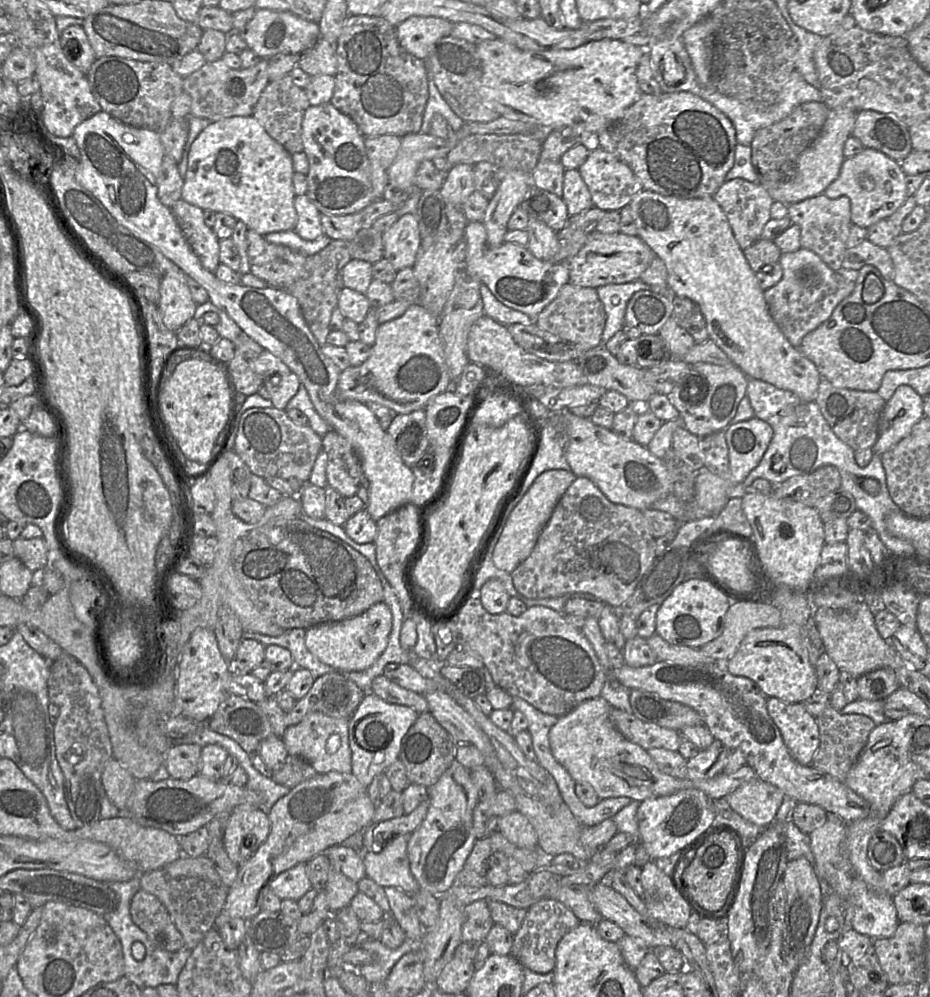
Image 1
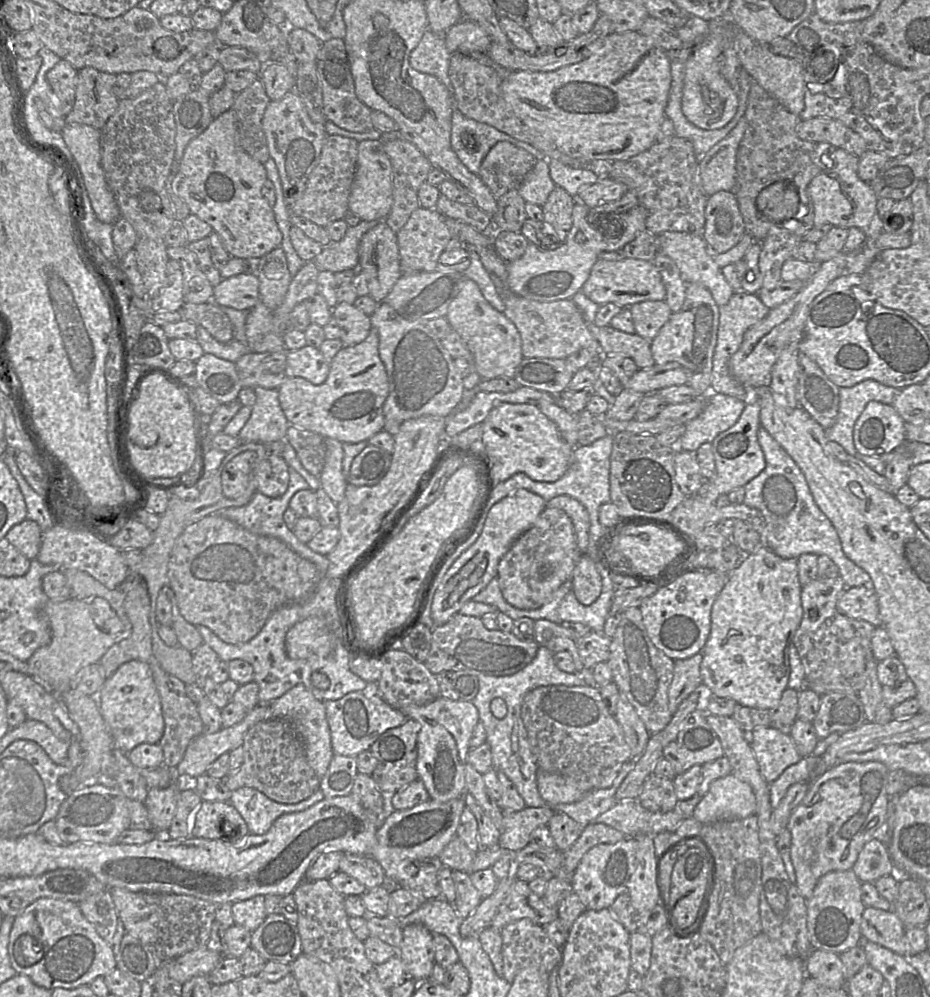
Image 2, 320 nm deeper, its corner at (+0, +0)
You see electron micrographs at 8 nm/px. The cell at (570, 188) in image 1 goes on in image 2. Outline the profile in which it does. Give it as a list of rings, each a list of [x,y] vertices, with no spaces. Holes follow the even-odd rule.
[[[556,186],[542,205],[543,221],[564,242],[573,224],[573,207],[576,197],[560,186]]]

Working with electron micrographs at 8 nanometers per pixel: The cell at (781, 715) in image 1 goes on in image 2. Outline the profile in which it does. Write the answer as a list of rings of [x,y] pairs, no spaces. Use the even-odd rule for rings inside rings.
[[[771,726],[753,730],[751,748],[766,782],[773,783],[789,766],[803,757],[789,734],[784,734]]]

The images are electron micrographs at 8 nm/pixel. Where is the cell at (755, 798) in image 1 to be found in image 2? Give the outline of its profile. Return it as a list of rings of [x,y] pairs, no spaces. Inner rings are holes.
[[[733,774],[713,781],[693,811],[695,820],[710,824],[719,820],[744,819],[756,814],[752,788]]]

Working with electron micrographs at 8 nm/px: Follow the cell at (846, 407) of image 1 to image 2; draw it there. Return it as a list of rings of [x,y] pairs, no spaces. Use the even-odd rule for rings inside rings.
[[[802,352],[798,355],[797,380],[799,406],[823,428],[833,426],[839,410],[839,387]]]

